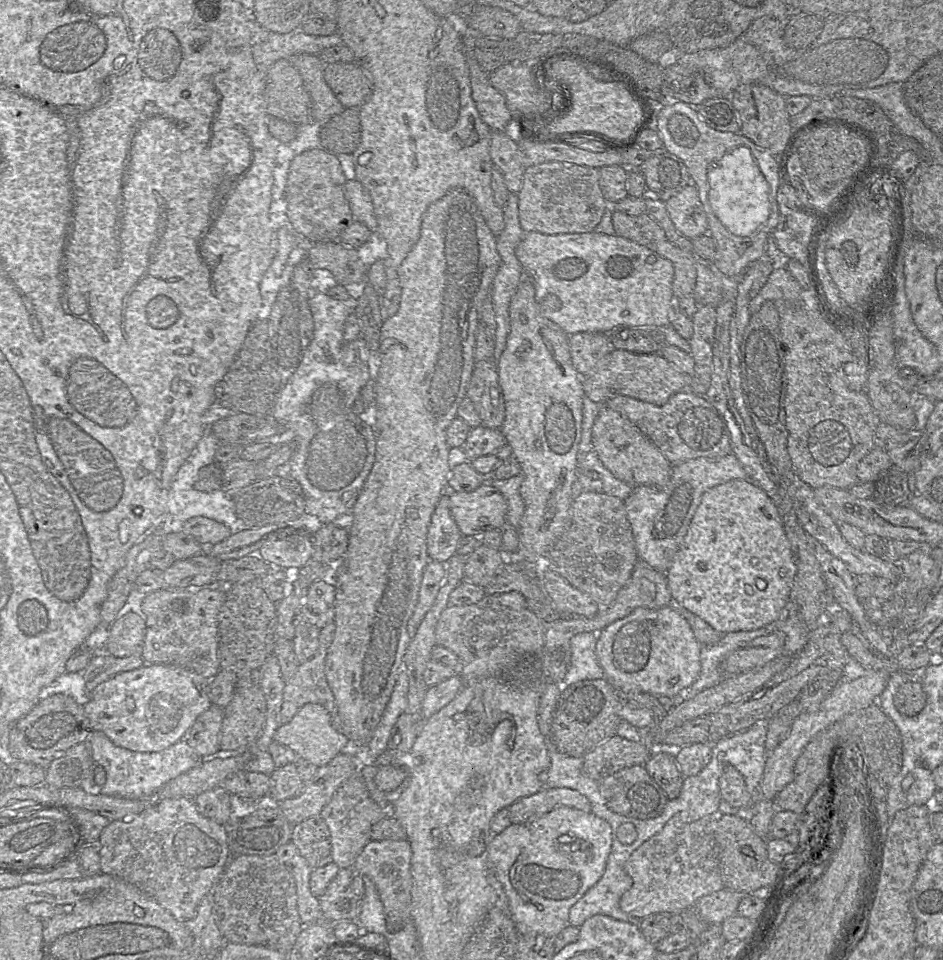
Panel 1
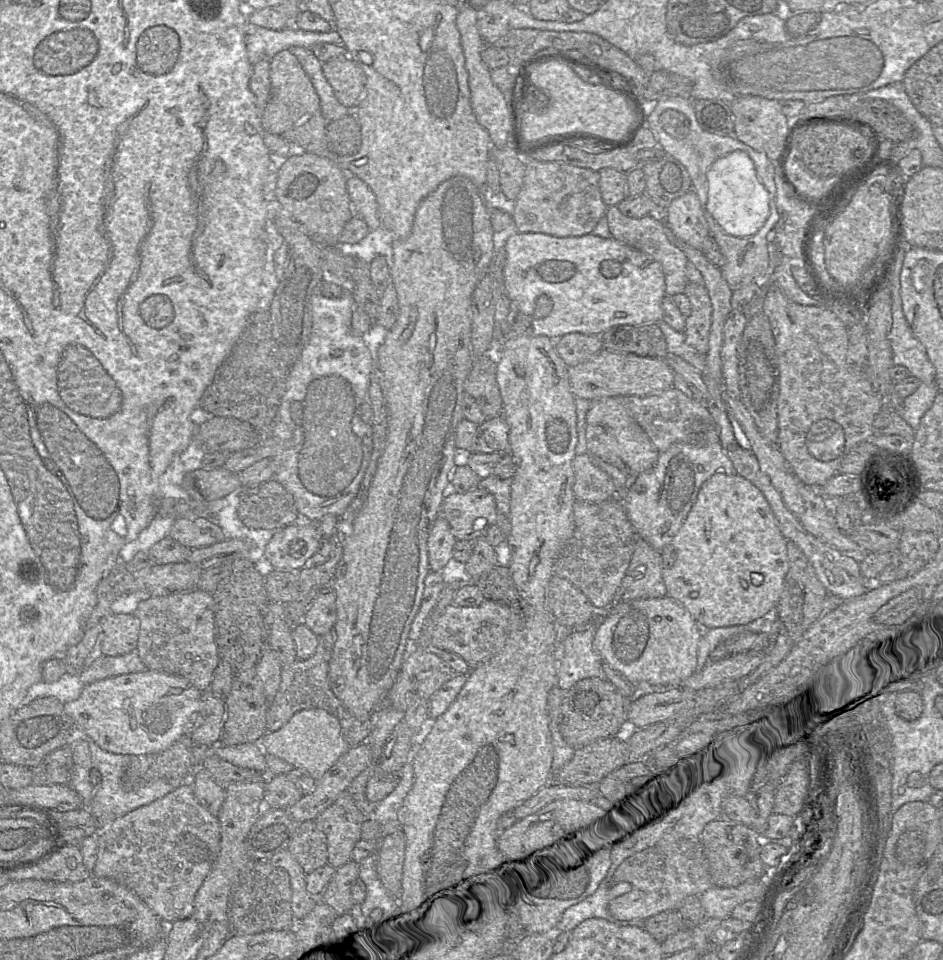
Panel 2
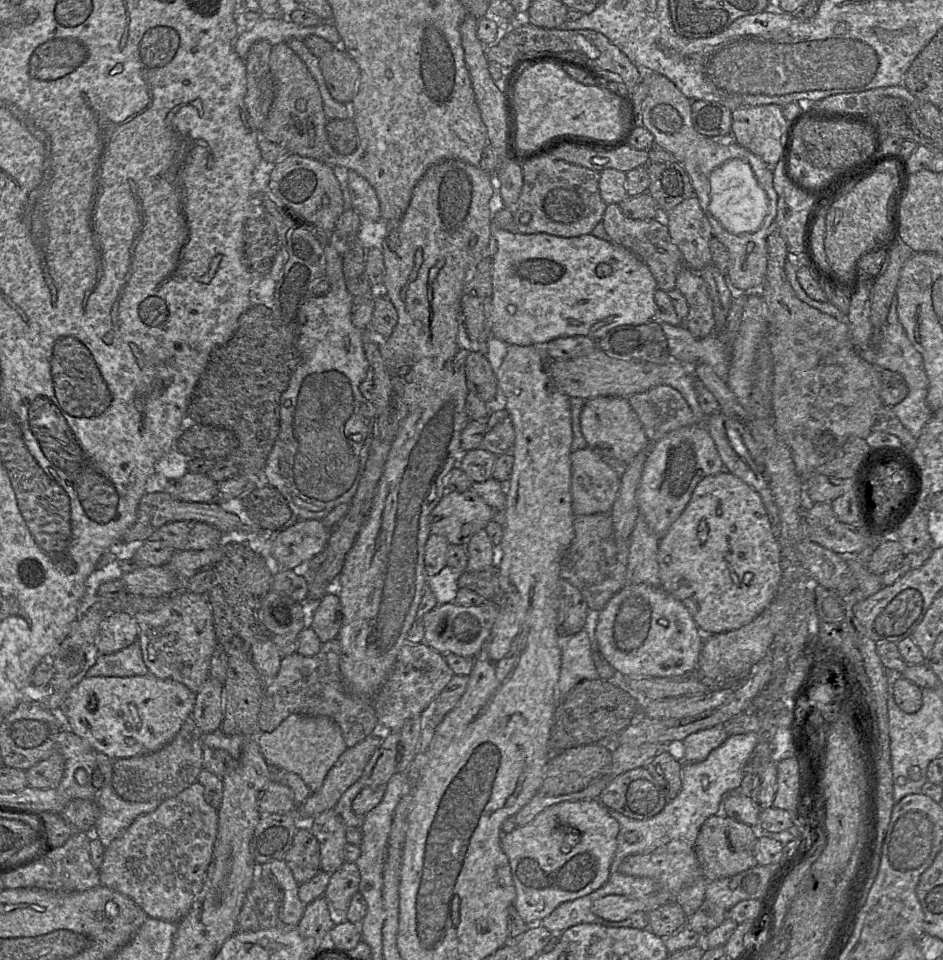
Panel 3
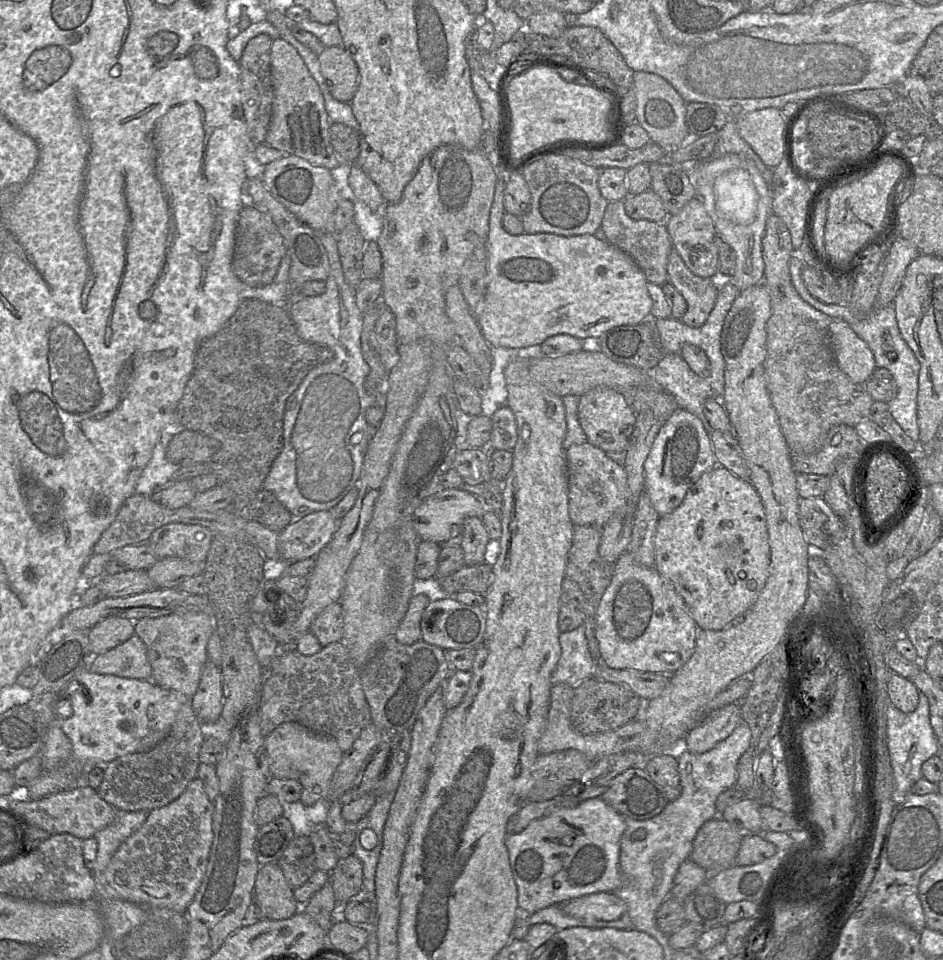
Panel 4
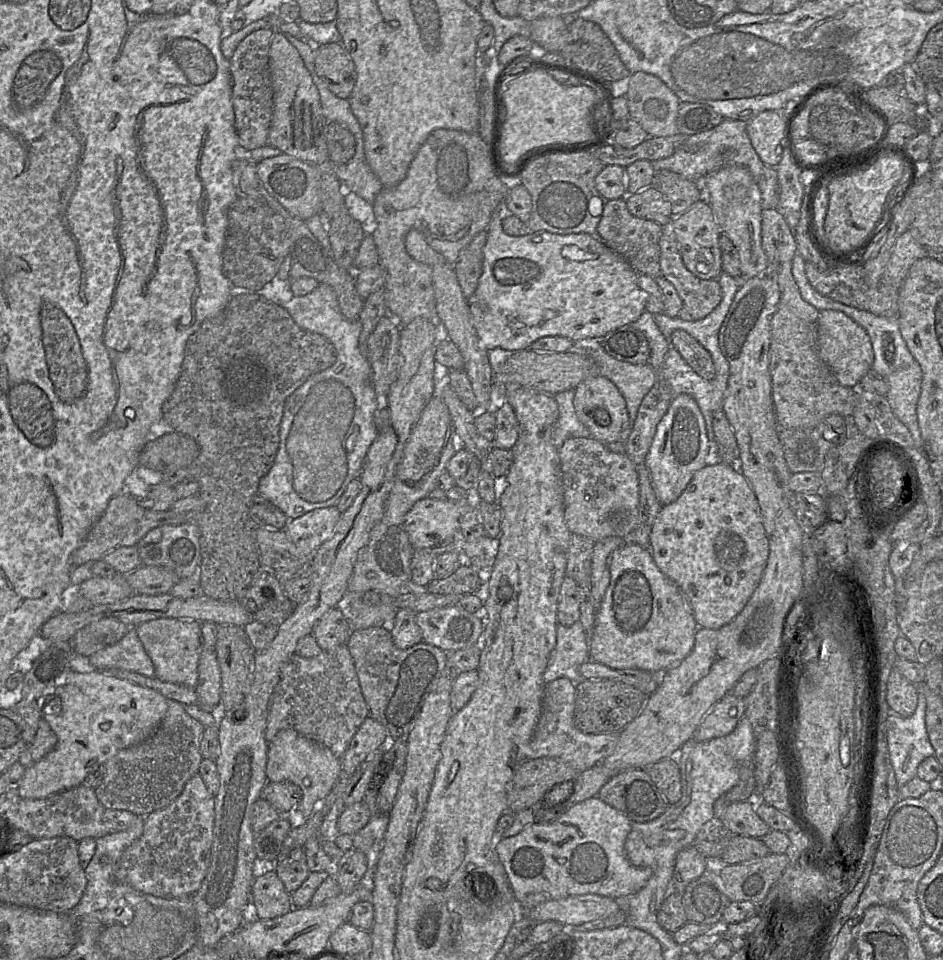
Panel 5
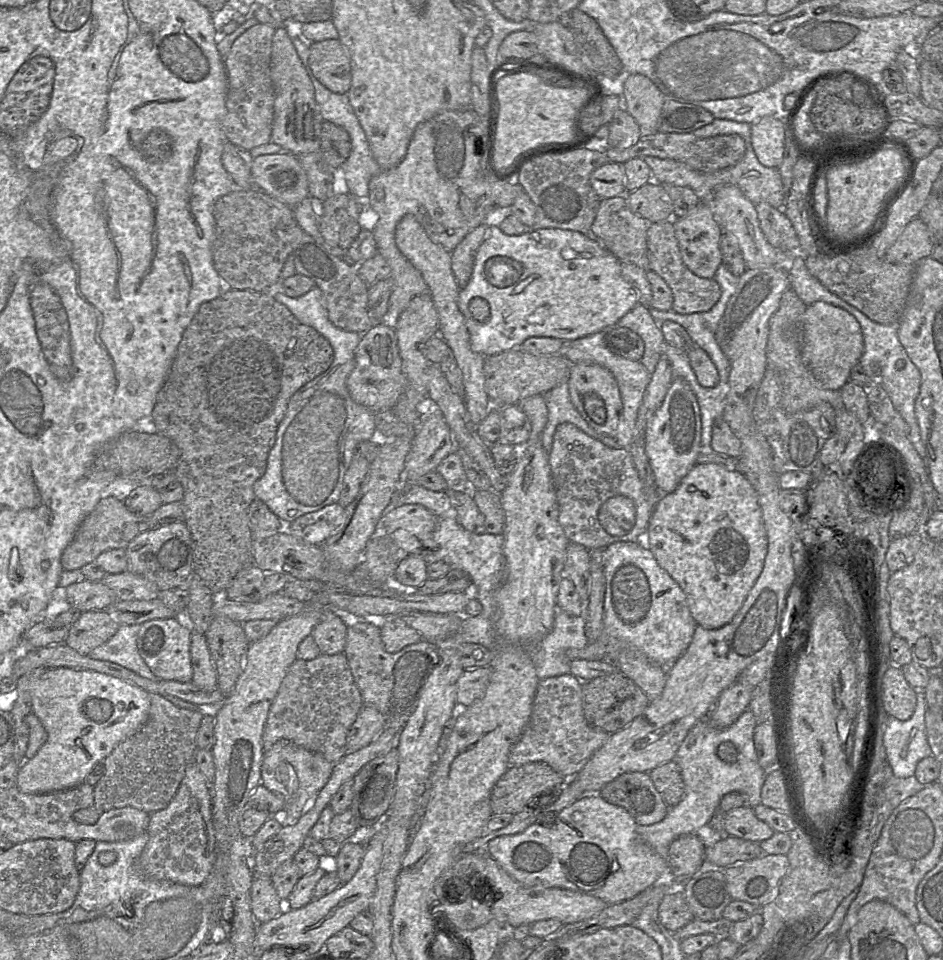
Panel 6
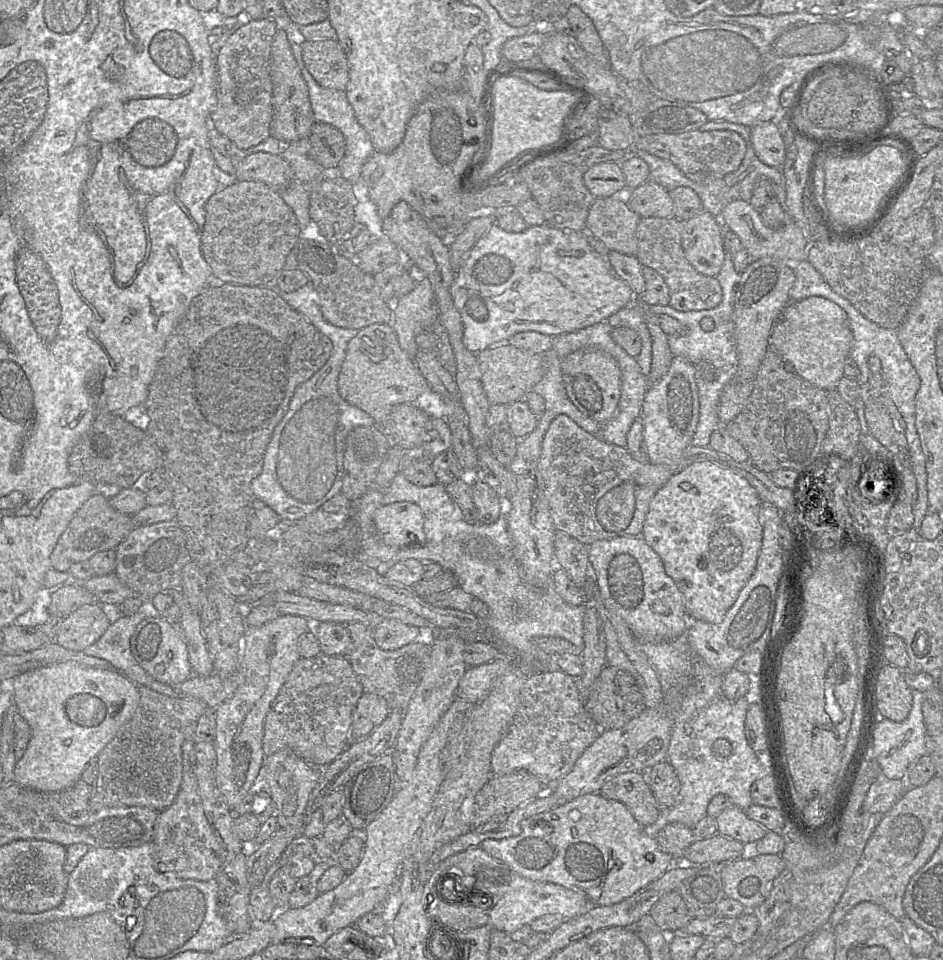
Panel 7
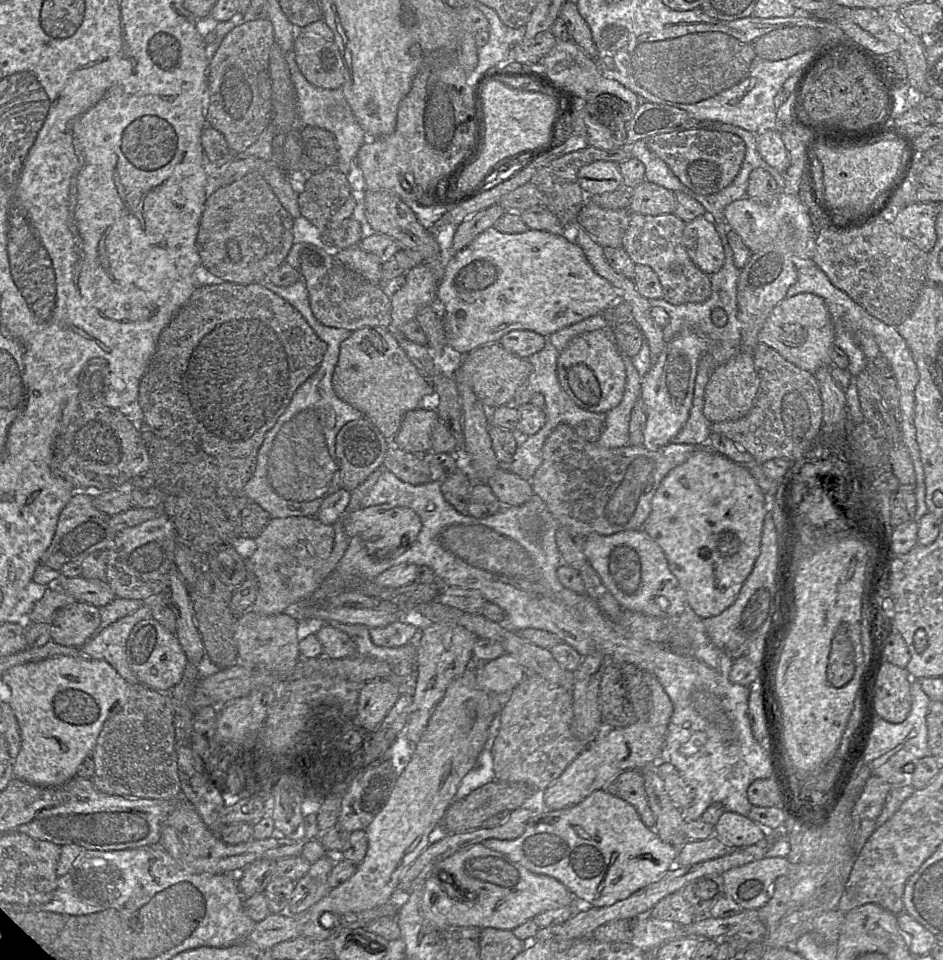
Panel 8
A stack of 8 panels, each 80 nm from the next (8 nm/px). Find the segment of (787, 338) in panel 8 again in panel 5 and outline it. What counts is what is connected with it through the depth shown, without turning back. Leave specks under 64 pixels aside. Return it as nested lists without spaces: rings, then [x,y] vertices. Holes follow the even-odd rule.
[[[819,311],[816,343],[819,357],[843,386],[854,387],[871,369],[874,353],[869,336],[860,325],[841,311]]]

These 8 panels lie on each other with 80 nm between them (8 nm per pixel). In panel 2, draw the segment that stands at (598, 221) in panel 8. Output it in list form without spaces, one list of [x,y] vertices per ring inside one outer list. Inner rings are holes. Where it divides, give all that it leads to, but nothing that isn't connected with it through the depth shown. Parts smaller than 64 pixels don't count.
[[[617,206],[608,207],[605,217],[614,239],[650,255],[661,264],[665,276],[666,294],[668,296],[684,293],[689,283],[686,275],[688,259],[683,251],[669,241],[666,234],[666,225],[662,221],[652,216],[646,216],[641,219],[629,218],[623,215]]]

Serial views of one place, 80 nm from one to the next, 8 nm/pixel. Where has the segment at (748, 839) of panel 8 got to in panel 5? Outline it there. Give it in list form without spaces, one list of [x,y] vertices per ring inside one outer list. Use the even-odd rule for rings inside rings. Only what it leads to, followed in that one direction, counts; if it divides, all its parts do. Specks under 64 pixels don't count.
[[[751,801],[730,803],[718,820],[733,835],[759,838],[771,831],[771,828],[757,815],[754,802]]]

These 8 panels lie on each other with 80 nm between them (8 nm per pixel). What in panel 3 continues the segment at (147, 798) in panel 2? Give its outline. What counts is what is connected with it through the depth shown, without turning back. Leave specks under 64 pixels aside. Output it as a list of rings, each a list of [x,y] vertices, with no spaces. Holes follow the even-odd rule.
[[[96,753],[96,769],[104,776],[102,787],[94,798],[99,814],[93,828],[93,835],[107,847],[132,822],[141,815],[153,812],[163,801],[128,802],[117,795],[112,785],[114,760]]]

